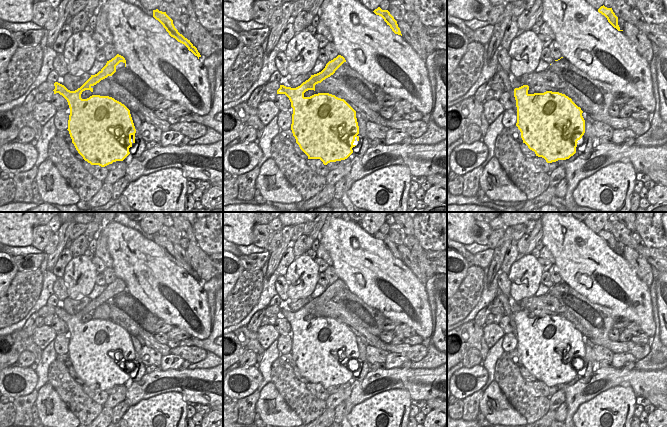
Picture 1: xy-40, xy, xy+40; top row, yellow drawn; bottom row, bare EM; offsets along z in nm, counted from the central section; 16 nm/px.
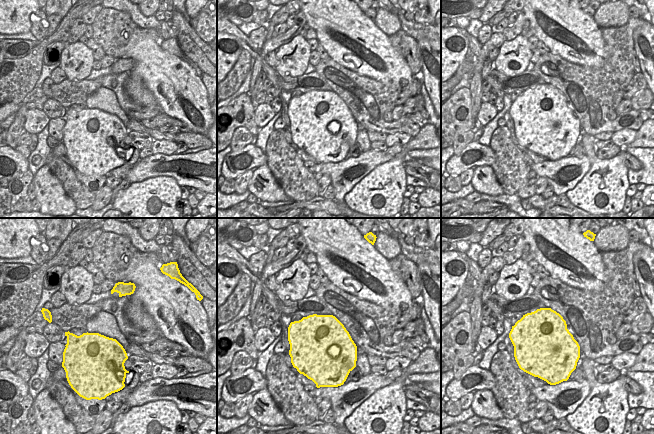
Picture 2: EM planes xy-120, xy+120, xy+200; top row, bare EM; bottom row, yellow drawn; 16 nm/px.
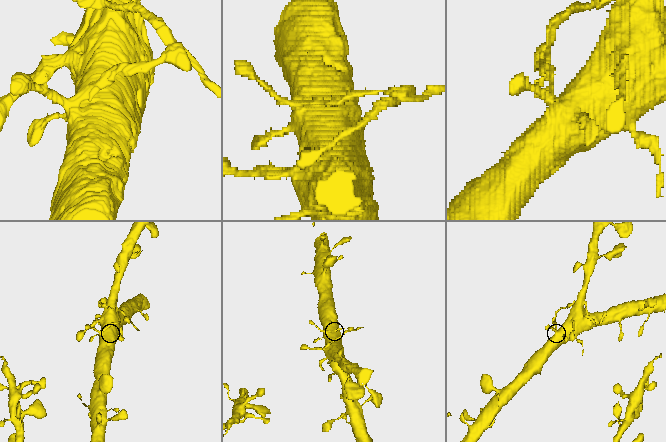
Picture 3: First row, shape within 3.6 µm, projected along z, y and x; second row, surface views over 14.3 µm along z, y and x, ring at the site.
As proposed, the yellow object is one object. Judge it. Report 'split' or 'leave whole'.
split

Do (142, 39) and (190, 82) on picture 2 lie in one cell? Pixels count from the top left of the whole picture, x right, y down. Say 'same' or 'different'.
same

